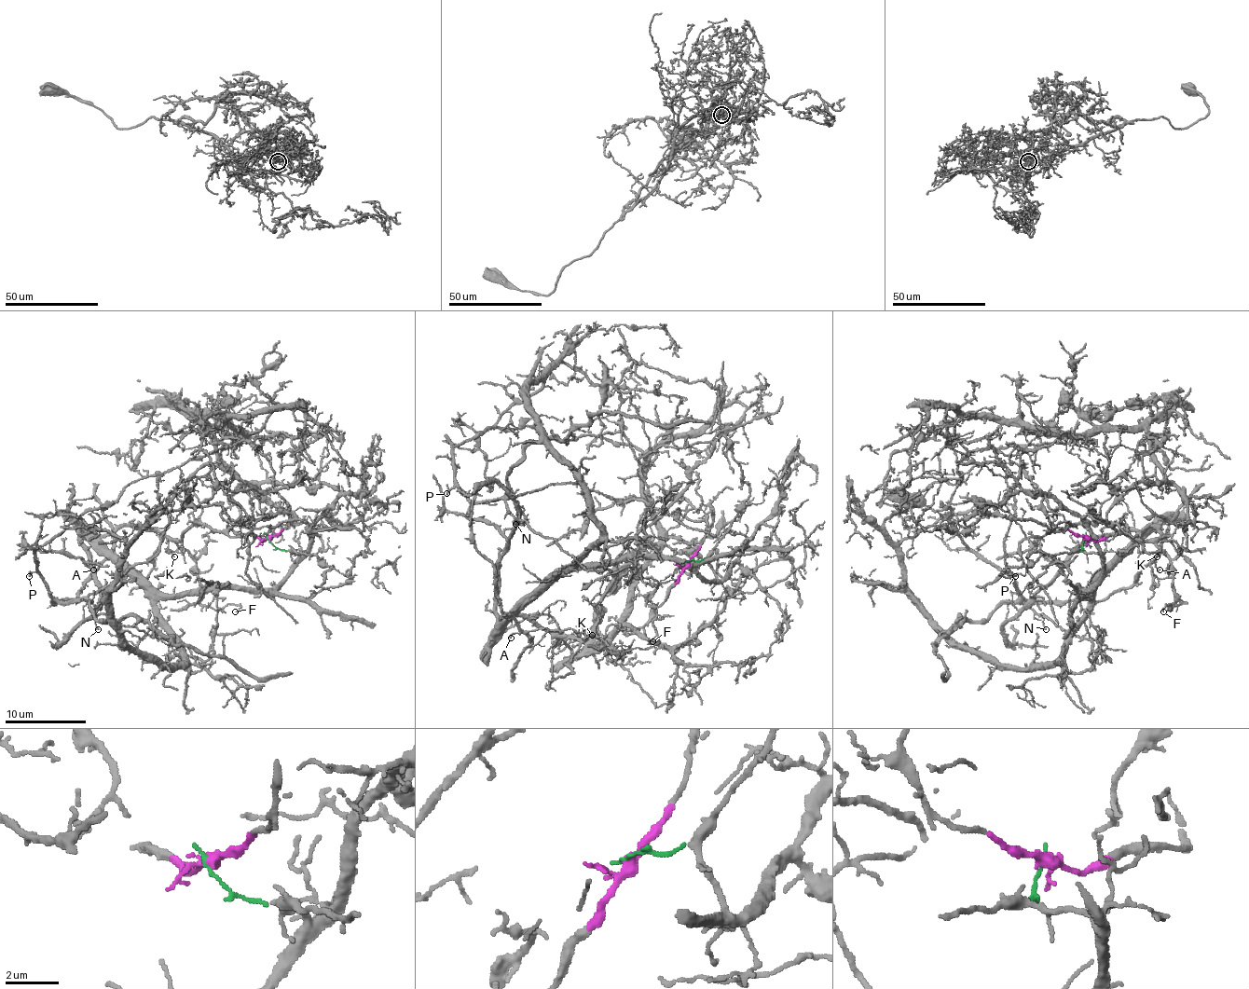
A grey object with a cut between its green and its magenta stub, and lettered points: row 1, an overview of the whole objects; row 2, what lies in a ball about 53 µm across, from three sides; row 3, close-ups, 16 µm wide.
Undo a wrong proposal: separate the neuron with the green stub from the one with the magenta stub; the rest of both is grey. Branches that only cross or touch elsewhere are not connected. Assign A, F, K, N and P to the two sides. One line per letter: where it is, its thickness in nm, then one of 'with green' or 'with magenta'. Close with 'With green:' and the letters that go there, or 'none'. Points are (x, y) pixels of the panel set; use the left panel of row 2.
A: (93, 570) | 150 nm | with magenta
F: (235, 611) | 120 nm | with green
K: (174, 556) | 100 nm | with green
N: (98, 629) | 120 nm | with magenta
P: (29, 576) | 140 nm | with magenta
With green: F, K

